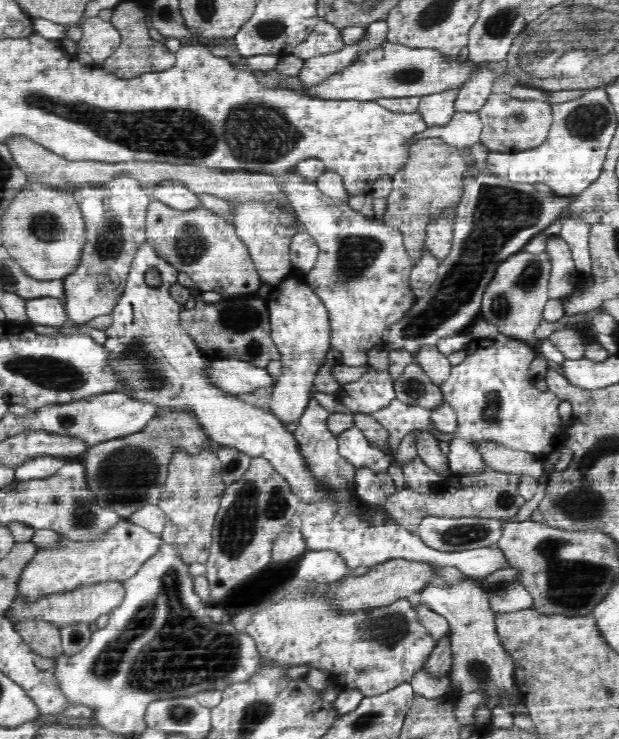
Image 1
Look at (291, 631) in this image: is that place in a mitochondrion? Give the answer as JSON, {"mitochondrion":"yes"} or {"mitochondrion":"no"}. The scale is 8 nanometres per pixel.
{"mitochondrion":"no"}

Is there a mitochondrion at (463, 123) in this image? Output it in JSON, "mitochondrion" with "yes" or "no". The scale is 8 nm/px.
{"mitochondrion":"no"}

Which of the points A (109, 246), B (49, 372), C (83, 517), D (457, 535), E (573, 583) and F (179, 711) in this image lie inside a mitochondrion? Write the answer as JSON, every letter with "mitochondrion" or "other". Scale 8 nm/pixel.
{"A":"mitochondrion","B":"mitochondrion","C":"mitochondrion","D":"mitochondrion","E":"mitochondrion","F":"mitochondrion"}

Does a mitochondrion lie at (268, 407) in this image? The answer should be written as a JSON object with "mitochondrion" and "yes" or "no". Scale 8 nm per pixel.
{"mitochondrion":"no"}

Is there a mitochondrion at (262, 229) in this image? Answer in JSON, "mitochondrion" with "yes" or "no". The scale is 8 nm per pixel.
{"mitochondrion":"no"}

